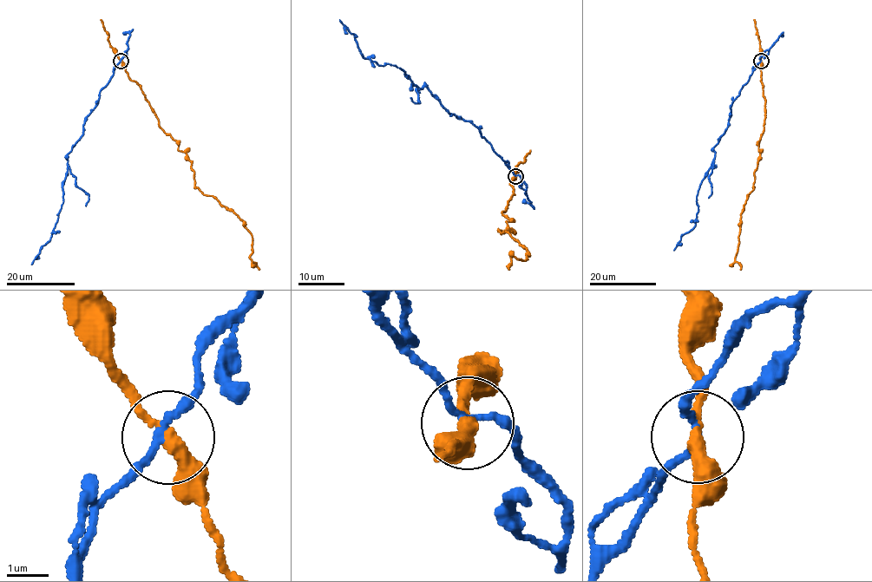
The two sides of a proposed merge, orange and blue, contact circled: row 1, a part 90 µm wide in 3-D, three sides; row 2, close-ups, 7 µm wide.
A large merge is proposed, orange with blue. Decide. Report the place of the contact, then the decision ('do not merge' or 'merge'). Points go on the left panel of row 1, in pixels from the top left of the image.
(121, 61) | do not merge

